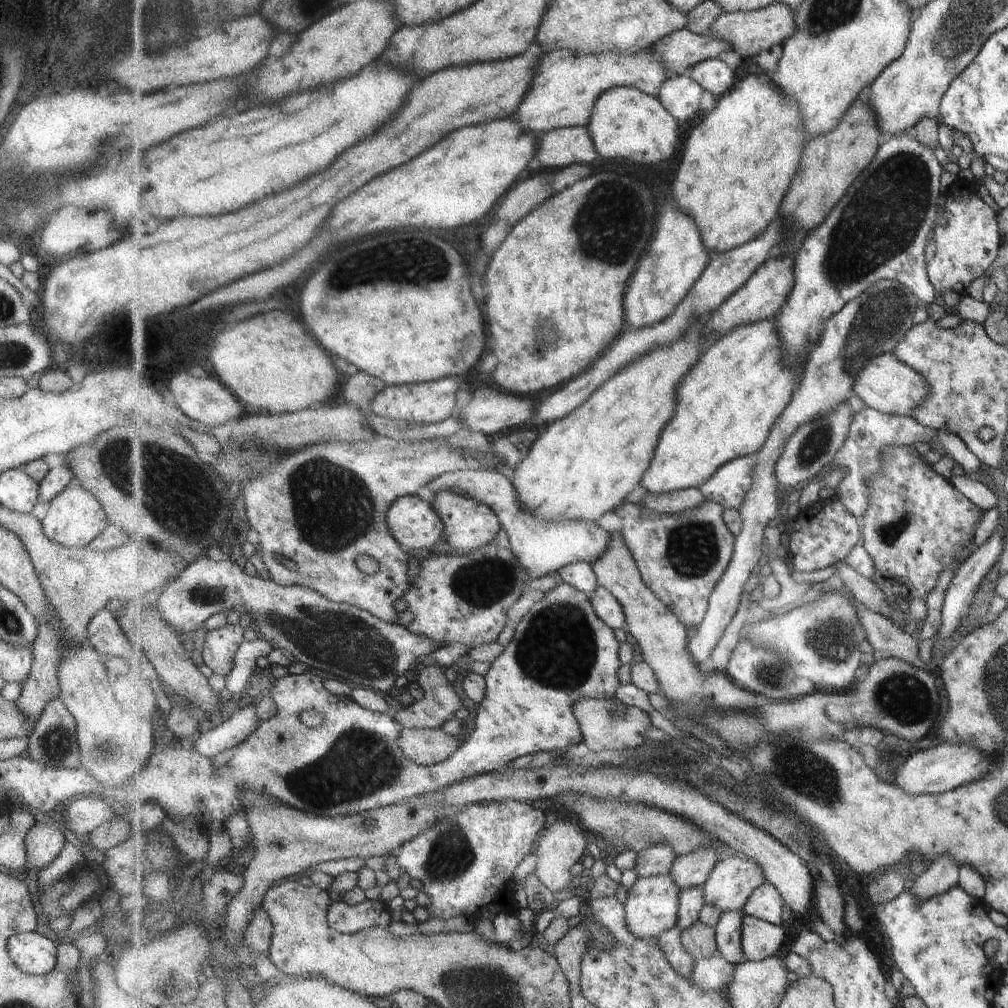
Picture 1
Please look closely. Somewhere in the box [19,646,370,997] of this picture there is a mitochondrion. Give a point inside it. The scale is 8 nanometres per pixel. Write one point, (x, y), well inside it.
(55, 744)

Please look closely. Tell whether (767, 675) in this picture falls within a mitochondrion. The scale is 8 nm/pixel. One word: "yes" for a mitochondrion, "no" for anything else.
yes

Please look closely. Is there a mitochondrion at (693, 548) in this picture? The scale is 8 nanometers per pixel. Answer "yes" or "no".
yes

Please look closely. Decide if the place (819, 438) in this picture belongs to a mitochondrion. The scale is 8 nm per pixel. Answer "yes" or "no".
yes

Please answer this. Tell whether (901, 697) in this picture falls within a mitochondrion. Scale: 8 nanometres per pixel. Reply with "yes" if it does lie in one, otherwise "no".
yes

